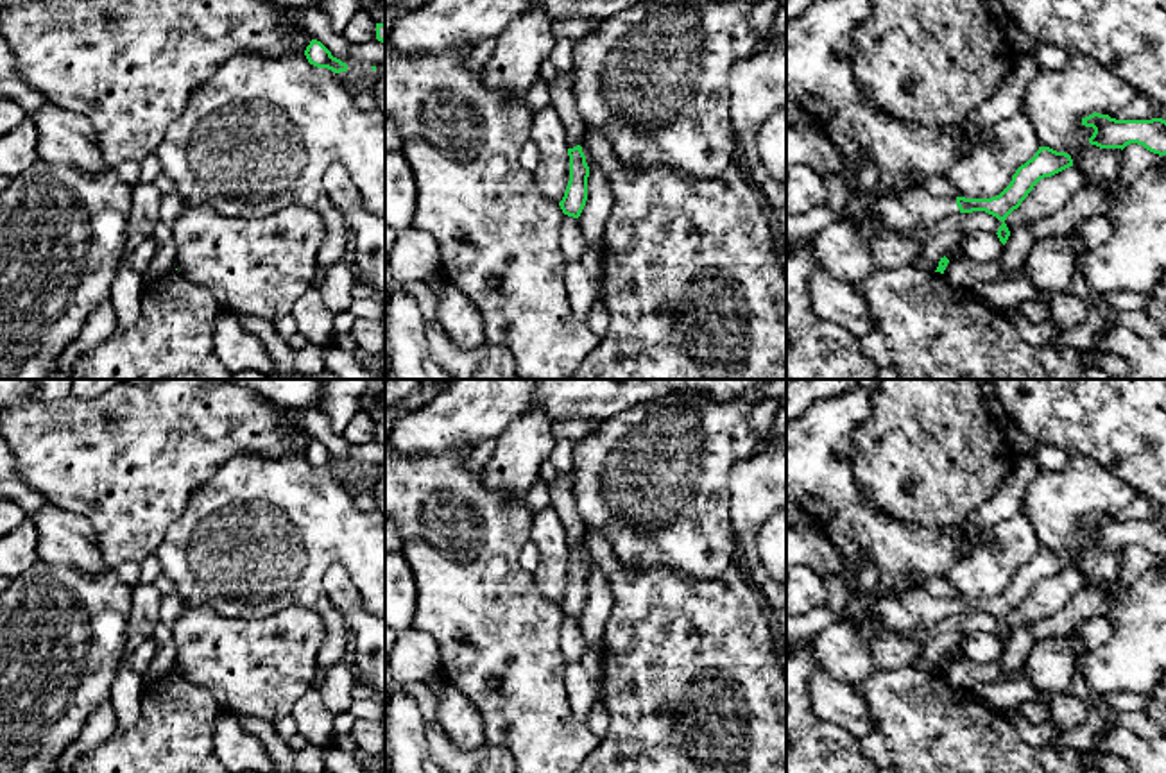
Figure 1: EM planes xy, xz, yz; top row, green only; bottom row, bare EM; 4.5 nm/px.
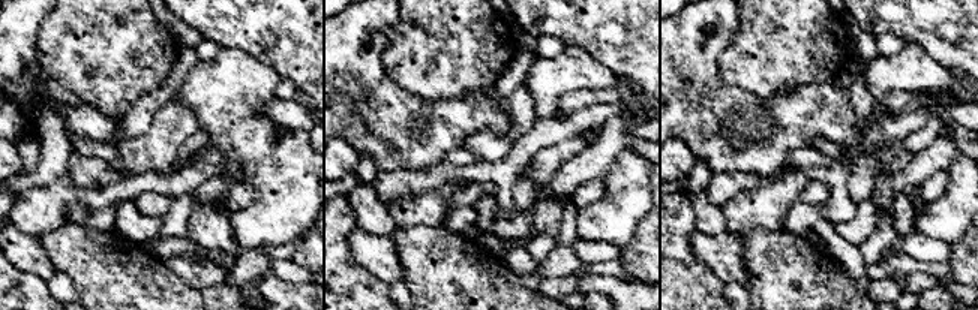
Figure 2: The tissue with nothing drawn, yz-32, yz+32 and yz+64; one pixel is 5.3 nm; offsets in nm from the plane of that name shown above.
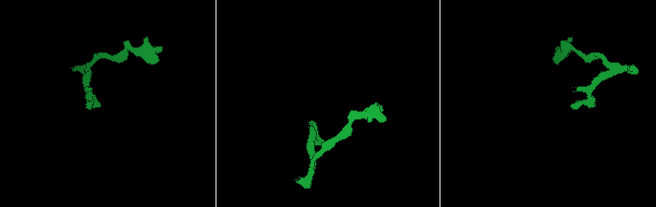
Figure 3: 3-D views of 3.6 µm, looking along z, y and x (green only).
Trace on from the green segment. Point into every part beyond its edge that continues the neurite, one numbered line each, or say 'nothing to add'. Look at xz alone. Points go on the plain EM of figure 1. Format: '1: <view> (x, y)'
1: xz (561, 491)

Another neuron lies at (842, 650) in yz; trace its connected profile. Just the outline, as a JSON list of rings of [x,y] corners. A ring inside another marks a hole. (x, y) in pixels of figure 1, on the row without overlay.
[[[836,623],[813,639],[813,651],[820,671],[847,684],[863,682],[874,669],[872,641],[885,635],[878,624],[856,628]]]

